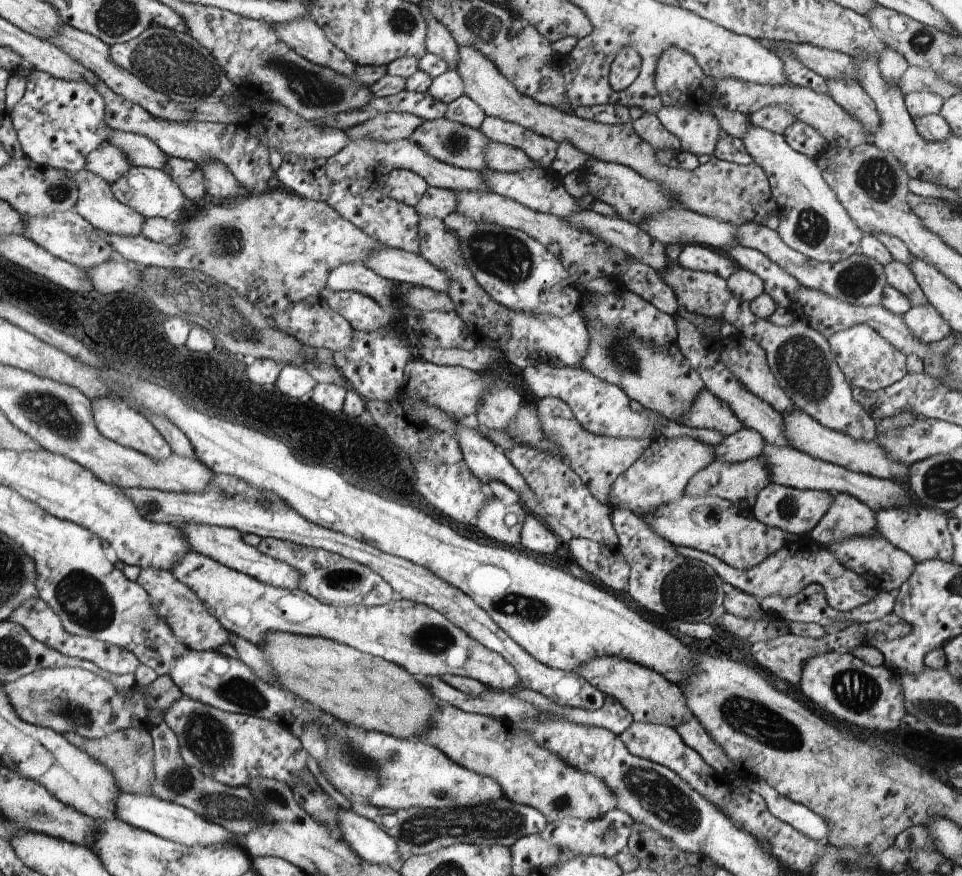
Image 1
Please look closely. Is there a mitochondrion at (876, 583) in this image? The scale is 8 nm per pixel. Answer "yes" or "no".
no

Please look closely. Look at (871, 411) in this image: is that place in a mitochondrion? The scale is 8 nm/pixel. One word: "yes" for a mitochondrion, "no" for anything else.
no

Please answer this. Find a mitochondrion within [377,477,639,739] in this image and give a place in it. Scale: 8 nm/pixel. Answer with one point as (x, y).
(514, 604)

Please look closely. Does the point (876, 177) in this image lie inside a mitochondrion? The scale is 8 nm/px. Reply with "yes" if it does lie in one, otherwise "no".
yes

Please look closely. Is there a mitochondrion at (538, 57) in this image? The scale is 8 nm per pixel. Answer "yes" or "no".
no

